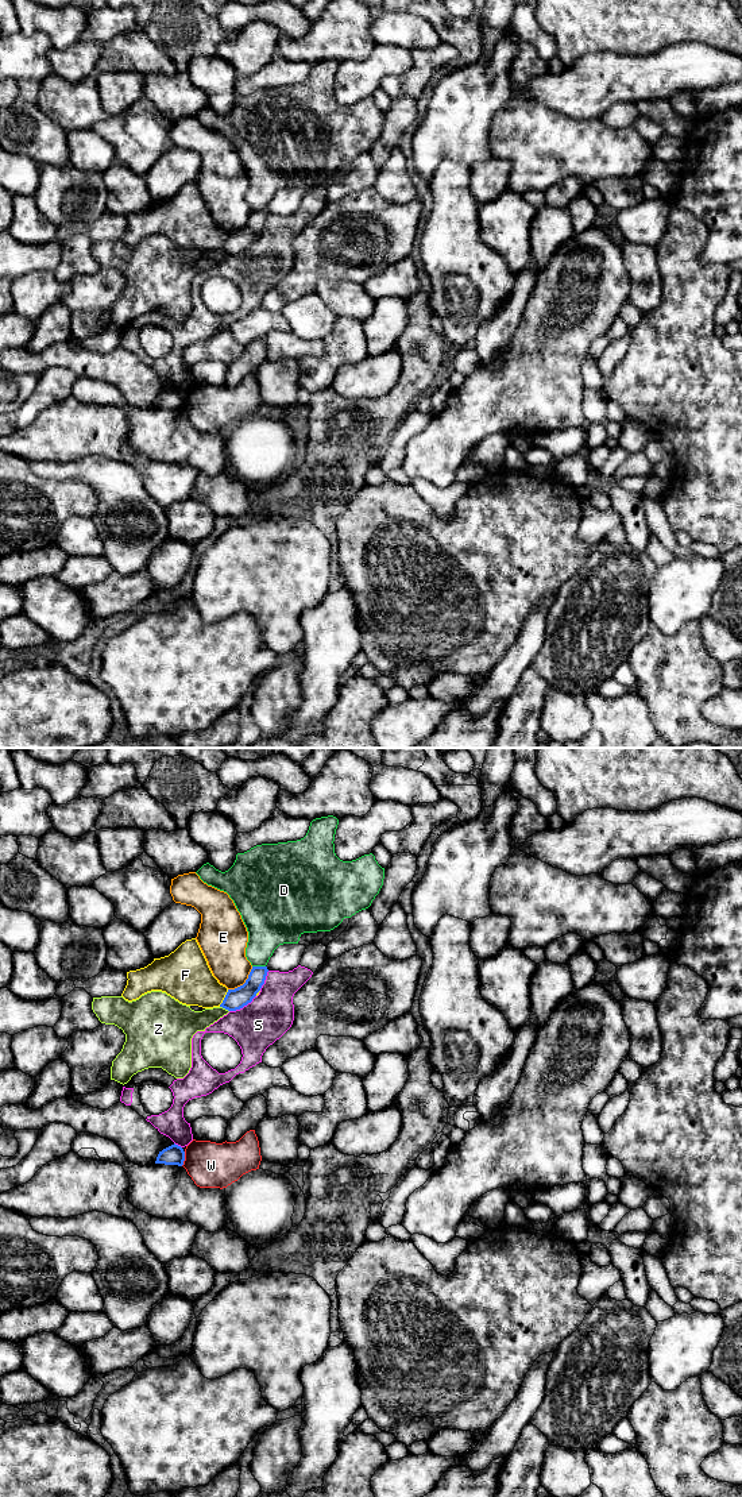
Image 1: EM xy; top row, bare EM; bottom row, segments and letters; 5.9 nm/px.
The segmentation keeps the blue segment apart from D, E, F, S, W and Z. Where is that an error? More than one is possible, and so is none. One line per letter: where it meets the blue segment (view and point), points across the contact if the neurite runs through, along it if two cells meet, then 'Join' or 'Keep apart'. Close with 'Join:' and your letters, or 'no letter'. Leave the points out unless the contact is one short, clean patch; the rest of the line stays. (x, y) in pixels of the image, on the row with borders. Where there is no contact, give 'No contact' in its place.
D: Touches blue at xy (259, 967). Boundary: xy (252, 965), (265, 967). Keep apart
E: Touches blue at xy (244, 983). Boundary: xy (252, 967), (248, 977), (242, 984), (228, 990). Keep apart
F: Touches blue at xy (224, 998). Keep apart
S: Touches blue at xy (243, 1006). Keep apart
W: Touches blue at xy (184, 1158). Boundary: xy (185, 1152), (185, 1160), (181, 1165). Keep apart
Z: Touches blue at xy (224, 1007). Keep apart
Join: no letter

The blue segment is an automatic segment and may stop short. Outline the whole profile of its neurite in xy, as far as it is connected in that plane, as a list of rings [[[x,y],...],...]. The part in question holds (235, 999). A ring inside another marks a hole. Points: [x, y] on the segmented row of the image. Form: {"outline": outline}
{"outline": [[[252,967],[246,983],[235,989],[228,989],[220,1007],[236,1011],[251,1003],[264,984],[267,972],[267,967]]]}

